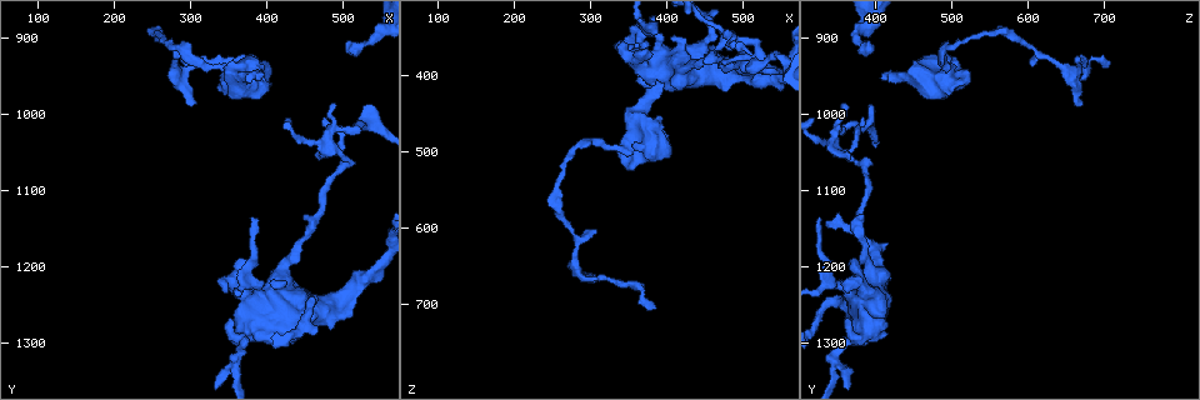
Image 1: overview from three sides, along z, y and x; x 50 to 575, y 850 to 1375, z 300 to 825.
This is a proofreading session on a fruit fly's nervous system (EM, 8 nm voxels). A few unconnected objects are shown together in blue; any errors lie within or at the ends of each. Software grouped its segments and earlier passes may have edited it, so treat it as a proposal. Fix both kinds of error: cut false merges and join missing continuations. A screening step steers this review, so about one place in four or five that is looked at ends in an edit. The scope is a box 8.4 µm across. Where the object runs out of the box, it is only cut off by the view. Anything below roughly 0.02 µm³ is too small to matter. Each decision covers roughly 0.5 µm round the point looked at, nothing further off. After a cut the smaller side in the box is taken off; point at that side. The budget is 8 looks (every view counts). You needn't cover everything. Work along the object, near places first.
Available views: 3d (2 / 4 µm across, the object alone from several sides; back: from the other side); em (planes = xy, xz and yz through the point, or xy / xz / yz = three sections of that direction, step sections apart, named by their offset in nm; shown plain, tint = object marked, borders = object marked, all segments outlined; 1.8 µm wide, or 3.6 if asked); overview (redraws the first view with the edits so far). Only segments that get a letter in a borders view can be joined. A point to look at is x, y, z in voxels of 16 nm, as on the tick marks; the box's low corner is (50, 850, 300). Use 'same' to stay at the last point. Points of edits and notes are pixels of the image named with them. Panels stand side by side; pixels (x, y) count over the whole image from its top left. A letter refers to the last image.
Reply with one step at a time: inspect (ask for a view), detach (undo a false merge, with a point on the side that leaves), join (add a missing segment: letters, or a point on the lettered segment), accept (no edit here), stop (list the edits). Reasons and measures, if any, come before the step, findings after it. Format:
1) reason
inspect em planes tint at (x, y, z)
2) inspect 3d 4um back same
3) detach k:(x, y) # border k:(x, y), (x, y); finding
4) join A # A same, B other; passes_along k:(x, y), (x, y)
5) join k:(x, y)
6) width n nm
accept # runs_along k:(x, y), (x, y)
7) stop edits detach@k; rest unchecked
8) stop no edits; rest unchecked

abrupt turn
inspect 3d 4um at (375, 1285, 390)

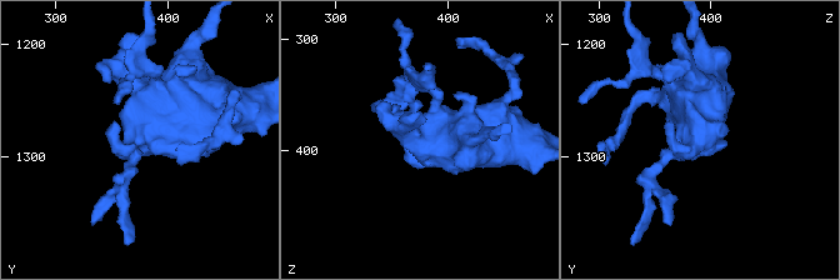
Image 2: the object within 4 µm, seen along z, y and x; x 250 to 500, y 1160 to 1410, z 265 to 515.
shape alone is not enough
inspect em yz step 8 tint at (370, 1288, 390)

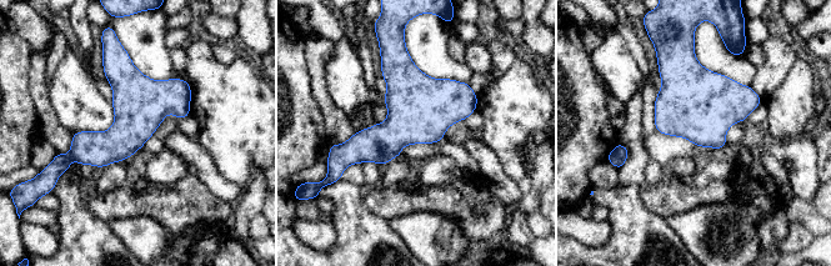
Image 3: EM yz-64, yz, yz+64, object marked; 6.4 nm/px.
inspect em planes borders same

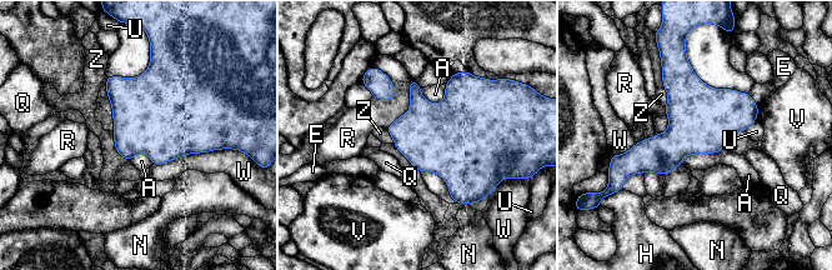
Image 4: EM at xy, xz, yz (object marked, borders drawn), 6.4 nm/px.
accept # A other, E other, H other, N other, Q other, R other, U other, V other, W other, Z other; border 4:(421, 88), (430, 101), (444, 100); one cell here

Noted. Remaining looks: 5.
branch stops here
inspect em planes borders at (390, 955, 410)

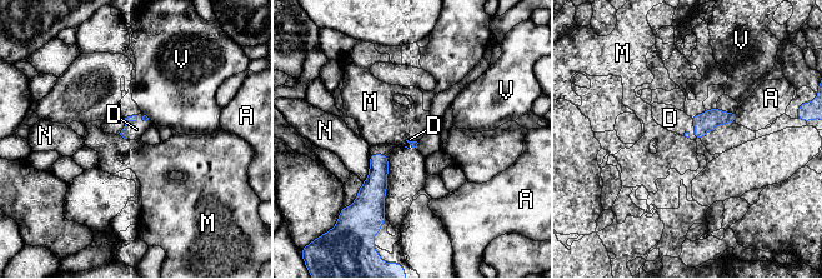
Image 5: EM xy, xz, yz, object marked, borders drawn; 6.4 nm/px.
join D # A other, D same, M other, N other, V other; the cell continues

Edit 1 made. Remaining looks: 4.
redraw
inspect overview

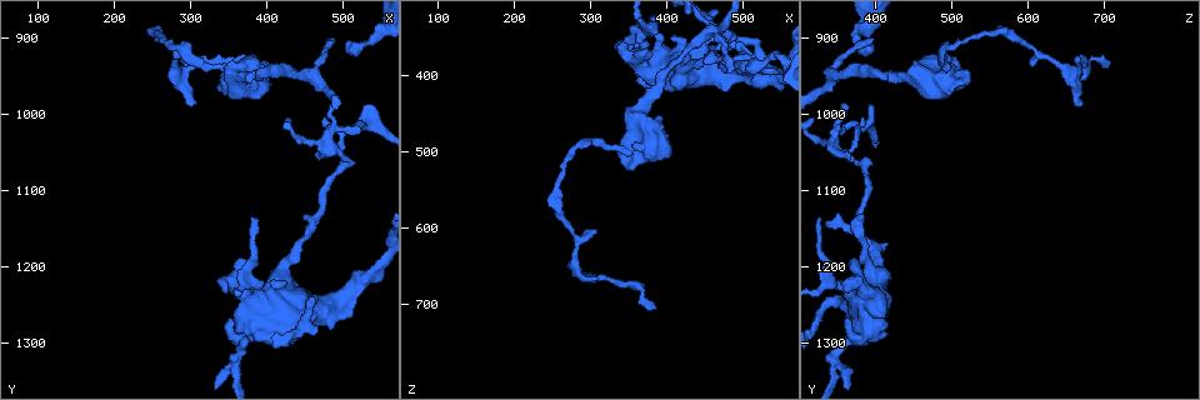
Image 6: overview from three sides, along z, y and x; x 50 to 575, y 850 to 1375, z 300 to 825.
abrupt turn
inspect 3d 2um at (500, 1055, 360)

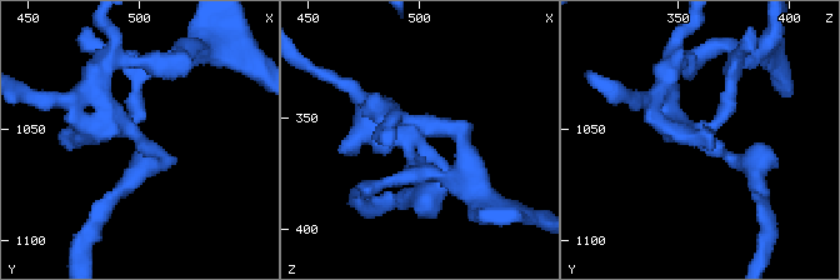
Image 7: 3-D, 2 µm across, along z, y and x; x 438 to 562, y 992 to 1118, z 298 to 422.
inspect em 3.6um planes borders at (498, 1052, 361)

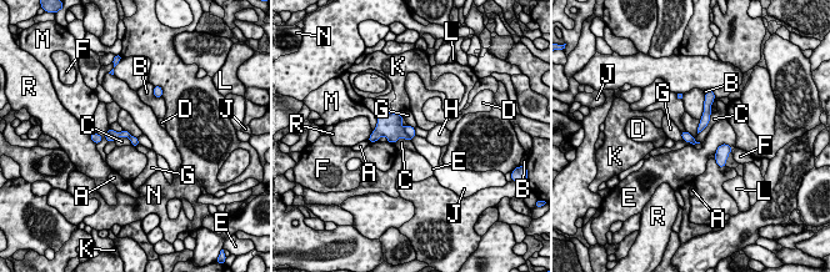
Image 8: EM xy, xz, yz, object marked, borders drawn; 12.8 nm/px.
detach 8:(409, 130) # A other, B other, C other, D other, E other, F other, G other, H other, J other, K other, L other, M other, N other, R other; border 8:(403, 129), (411, 137); a second cell is stuck on

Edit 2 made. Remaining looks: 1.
stop edits join@5, detach@8; rest unchecked

